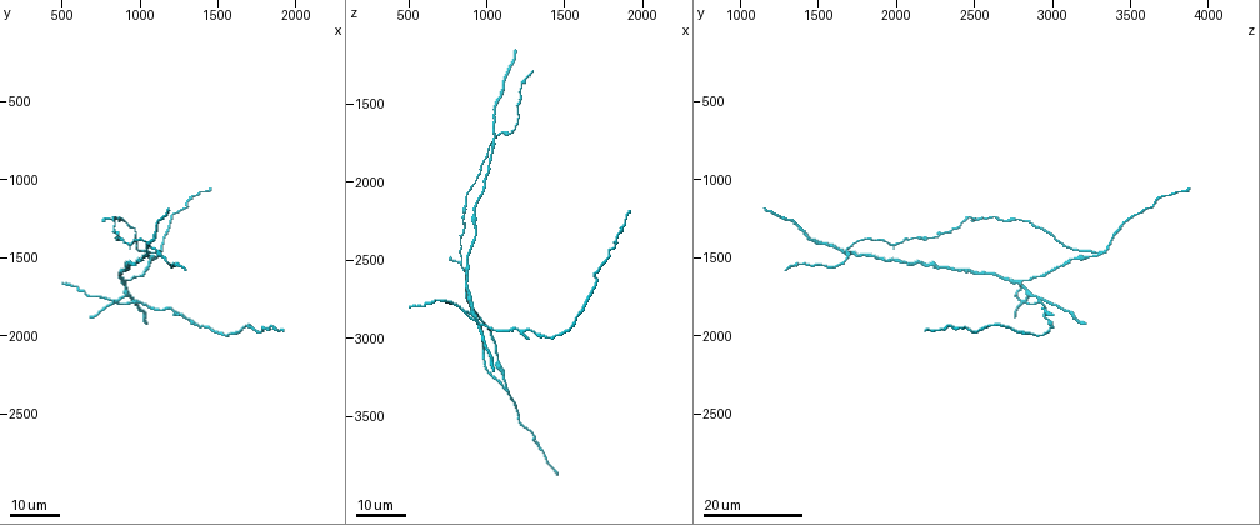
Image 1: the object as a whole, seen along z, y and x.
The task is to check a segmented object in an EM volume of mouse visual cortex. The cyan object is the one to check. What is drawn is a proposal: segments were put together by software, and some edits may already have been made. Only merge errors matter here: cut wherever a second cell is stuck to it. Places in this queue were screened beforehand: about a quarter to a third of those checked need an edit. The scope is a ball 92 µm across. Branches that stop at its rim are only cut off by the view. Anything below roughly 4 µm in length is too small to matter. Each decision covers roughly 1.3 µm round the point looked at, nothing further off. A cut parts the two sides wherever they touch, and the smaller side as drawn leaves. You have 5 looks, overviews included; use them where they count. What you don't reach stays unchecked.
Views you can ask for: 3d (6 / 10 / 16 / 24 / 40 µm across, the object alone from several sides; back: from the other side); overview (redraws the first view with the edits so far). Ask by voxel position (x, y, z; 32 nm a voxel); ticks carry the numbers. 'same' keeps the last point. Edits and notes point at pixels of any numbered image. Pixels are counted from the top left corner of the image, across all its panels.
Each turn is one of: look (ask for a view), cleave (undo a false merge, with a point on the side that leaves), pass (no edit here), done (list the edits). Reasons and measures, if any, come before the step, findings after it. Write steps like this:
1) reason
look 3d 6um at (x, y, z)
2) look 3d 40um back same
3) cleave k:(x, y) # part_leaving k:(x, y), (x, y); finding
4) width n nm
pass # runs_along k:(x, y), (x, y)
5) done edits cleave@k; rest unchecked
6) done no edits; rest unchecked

side arm on a straight run
look 3d 24um at (1100, 1480, 3320)

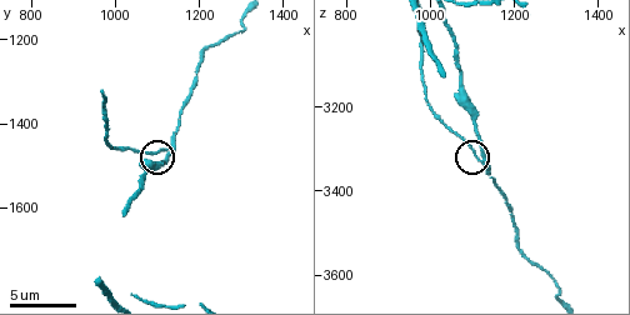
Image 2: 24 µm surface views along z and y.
look 3d 10um at (1120, 1480, 3310)

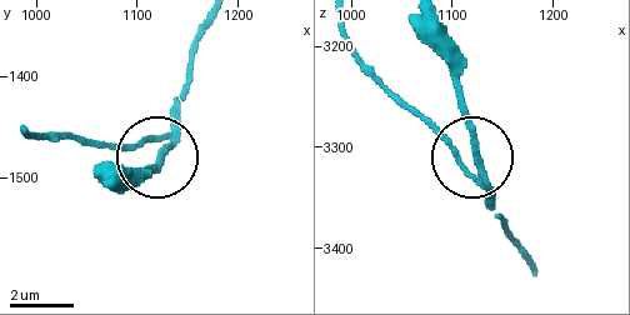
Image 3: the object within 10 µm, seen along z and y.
cleave 3:(143, 145) # part_leaving 3:(163, 139), (93, 146), (28, 131); a second cell is stuck on

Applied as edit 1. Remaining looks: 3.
sudden change in width
look 3d 24um at (1320, 1100, 3680)

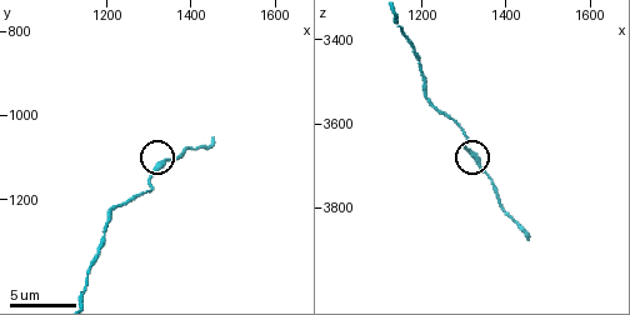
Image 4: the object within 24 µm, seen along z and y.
zoom in
look 3d 10um at (1330, 1110, 3695)

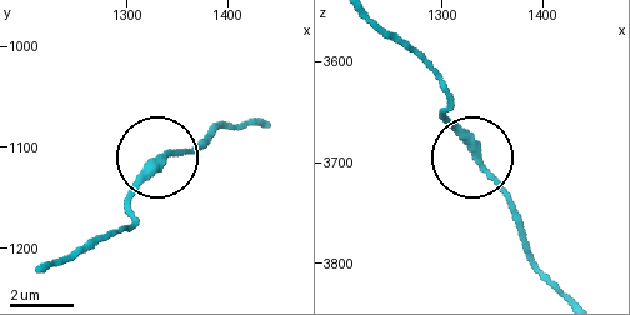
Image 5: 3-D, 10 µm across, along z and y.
pass # runs_along 5:(381, 26), (430, 68), (449, 124), (515, 210); one cell here

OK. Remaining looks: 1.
done edits cleave@3; rest unchecked

